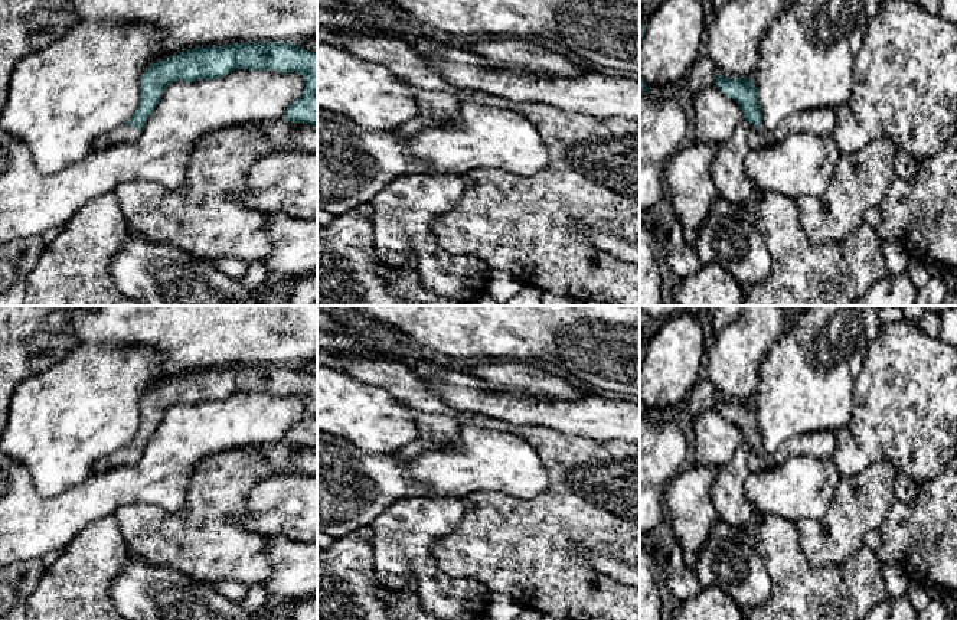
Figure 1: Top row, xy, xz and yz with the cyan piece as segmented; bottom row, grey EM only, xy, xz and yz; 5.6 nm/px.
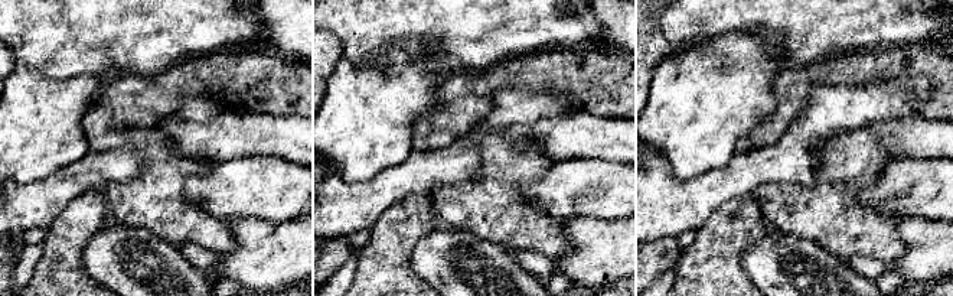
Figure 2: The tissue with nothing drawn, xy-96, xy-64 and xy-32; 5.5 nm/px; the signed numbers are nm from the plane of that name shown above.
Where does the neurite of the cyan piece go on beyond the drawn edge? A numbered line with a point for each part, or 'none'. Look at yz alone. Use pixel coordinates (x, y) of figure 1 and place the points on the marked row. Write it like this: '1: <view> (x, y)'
1: yz (816, 120)

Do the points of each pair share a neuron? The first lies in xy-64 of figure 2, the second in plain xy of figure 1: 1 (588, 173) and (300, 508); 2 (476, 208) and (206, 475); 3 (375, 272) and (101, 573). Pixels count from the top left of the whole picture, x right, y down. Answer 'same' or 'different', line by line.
1: same
2: same
3: same

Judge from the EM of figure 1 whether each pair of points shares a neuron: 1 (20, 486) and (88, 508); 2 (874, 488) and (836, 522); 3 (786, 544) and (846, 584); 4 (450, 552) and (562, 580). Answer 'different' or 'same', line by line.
1: same
2: same
3: same
4: same

